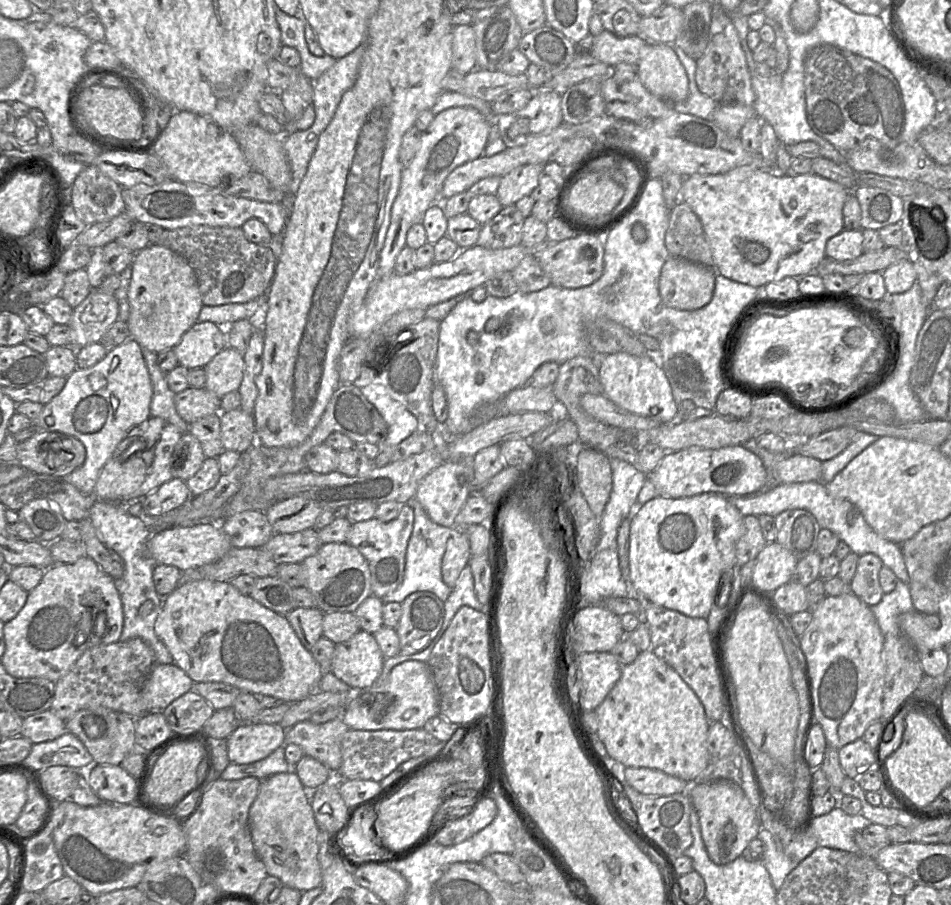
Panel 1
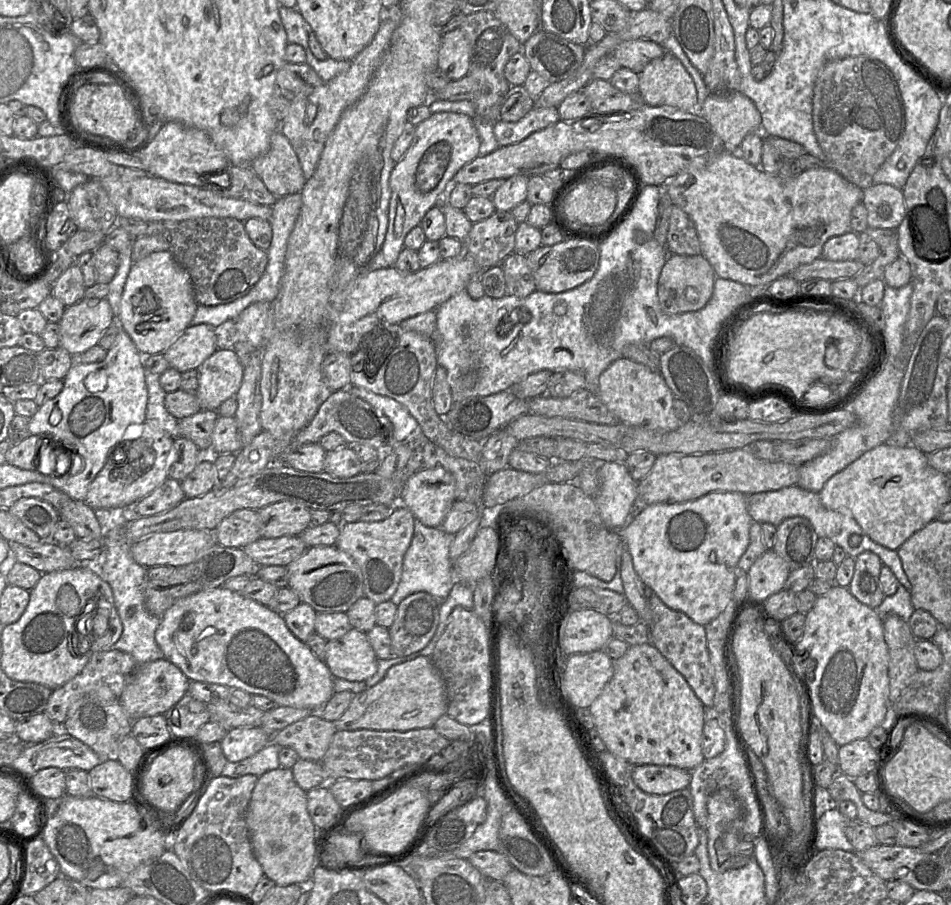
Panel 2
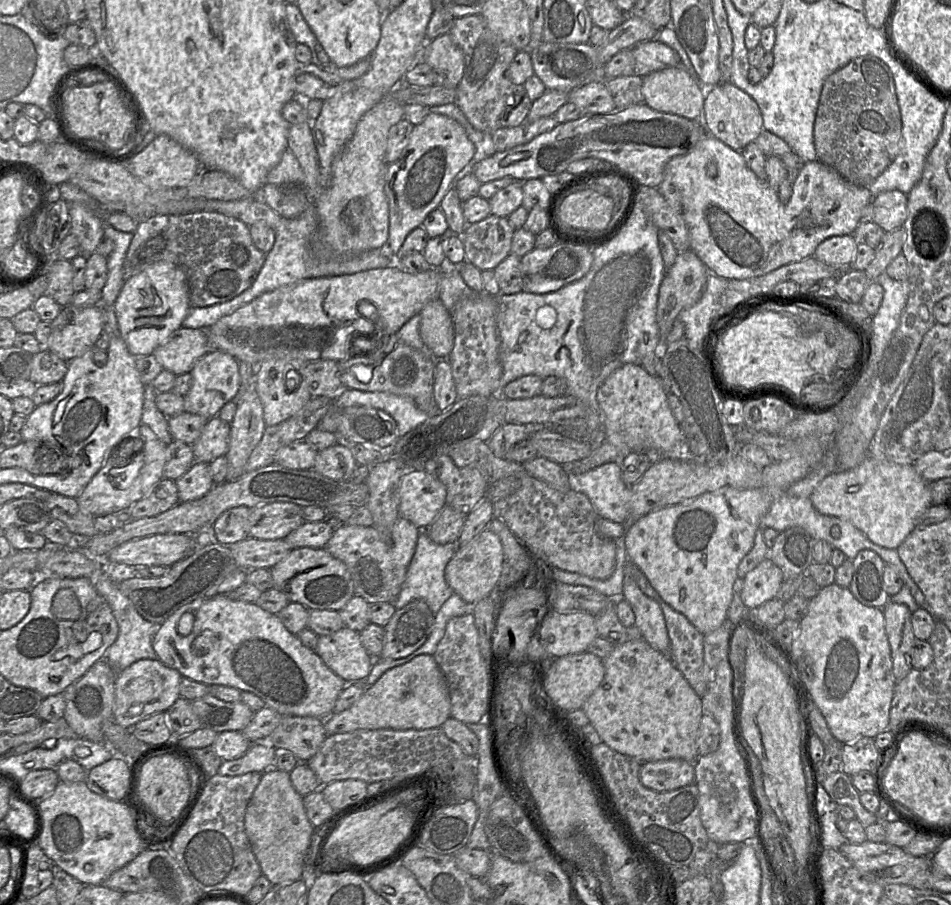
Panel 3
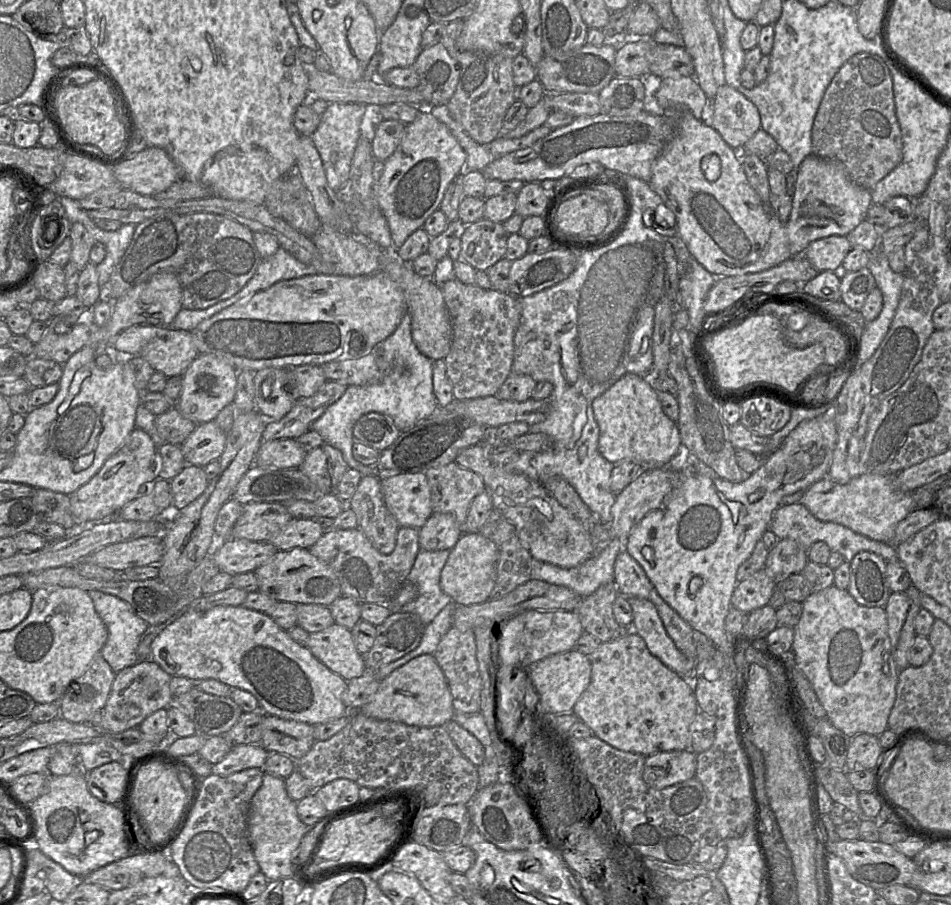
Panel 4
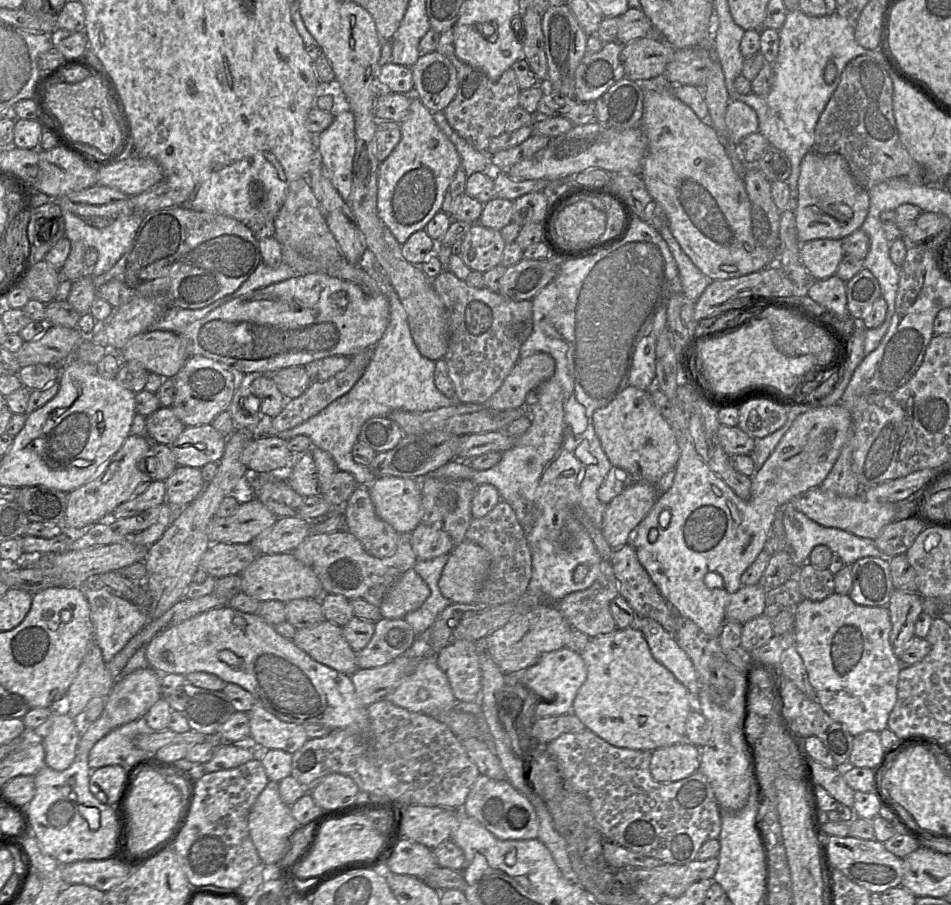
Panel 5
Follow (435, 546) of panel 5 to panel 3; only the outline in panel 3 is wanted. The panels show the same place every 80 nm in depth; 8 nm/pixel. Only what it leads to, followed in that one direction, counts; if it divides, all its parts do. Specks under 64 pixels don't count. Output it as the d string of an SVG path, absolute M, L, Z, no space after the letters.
M445 506L424 531L437 544L457 543L467 516L454 507Z

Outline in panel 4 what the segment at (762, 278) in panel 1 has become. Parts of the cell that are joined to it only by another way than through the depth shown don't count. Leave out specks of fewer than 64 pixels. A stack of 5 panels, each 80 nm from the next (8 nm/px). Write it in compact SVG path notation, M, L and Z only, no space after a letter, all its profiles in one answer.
M675 109L674 111L679 111L674 113L674 116L671 116L674 120L674 136L666 144L662 153L654 162L652 167L652 178L649 185L662 198L665 205L675 214L679 240L686 246L695 260L715 277L739 276L762 272L777 266L783 261L801 256L808 245L815 240L828 236L847 236L852 230L854 230L854 228L858 226L858 224L866 220L867 211L872 205L870 189L866 189L853 182L848 176L842 162L835 159L820 158L812 154L807 156L799 167L798 176L794 187L794 194L792 197L791 213L787 222L781 222L773 207L771 205L765 205L749 184L742 166L740 151L736 151L730 147L709 123L698 120L689 110Z

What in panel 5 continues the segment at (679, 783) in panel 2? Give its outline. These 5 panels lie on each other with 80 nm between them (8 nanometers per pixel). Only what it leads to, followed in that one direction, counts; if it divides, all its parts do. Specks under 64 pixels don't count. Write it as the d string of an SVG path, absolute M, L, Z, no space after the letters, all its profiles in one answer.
M683 741L654 750L649 770L655 781L672 783L689 777L699 767L700 748Z

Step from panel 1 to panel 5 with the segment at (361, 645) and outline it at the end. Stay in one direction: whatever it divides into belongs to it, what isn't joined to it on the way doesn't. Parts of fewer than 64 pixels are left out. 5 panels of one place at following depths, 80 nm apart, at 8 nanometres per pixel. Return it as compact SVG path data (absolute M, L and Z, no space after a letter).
M326 620L297 629L293 643L315 661L351 677L357 670L357 653L343 636L342 628Z

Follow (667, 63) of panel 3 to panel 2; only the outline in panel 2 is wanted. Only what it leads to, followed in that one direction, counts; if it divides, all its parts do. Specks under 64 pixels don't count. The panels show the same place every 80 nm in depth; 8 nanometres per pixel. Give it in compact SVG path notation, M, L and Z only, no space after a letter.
M638 39L620 43L611 52L621 67L628 68L639 74L653 59L664 55L666 51L660 44L651 40Z

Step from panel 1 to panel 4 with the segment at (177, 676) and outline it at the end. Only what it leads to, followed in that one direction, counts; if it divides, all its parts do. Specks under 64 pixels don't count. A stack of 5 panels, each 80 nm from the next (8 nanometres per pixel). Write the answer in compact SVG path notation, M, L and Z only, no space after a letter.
M153 660L139 661L116 673L111 693L103 708L101 727L110 733L120 733L138 727L145 718L156 711L168 708L174 696L170 691L172 676Z

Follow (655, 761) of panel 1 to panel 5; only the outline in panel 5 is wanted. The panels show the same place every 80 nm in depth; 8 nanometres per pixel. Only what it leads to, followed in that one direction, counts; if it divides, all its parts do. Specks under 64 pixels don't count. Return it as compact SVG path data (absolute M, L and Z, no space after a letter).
M635 625L590 638L580 653L587 668L587 678L577 692L572 713L607 743L620 748L650 751L686 741L687 717L694 709L688 689L652 656L641 630Z

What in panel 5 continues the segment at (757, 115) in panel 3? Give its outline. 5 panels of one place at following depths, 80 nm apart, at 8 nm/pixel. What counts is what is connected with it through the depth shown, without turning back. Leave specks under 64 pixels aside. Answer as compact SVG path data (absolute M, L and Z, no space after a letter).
M730 100L725 113L729 139L738 145L746 136L758 131L758 117L753 108L744 102Z

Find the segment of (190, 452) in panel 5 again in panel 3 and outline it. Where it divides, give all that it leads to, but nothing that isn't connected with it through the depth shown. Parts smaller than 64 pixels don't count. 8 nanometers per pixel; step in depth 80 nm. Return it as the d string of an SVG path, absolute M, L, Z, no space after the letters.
M218 416L209 419L200 437L191 445L195 461L211 463L225 456L229 449L229 437L230 423Z

